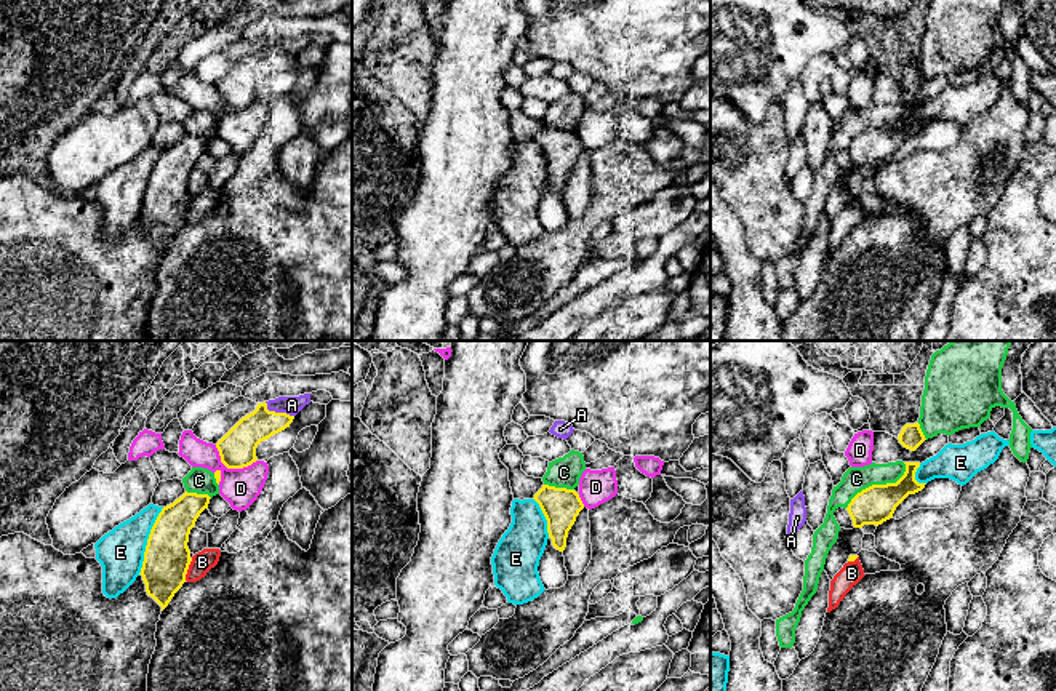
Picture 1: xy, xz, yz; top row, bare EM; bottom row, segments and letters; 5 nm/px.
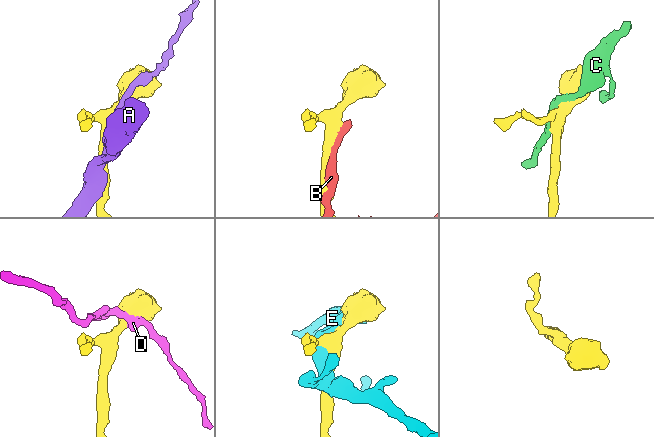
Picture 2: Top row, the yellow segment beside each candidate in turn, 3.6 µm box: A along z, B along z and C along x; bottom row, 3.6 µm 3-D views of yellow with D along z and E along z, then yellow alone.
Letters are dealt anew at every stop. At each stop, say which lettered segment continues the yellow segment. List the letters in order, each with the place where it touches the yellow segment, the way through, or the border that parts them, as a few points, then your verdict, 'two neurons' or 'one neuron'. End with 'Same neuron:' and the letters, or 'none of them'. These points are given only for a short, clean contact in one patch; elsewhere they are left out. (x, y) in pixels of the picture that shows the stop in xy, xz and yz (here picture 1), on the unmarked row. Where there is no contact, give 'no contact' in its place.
A: xy (277, 55) | two neurons
B: xy (188, 210) | two neurons
C: yz (877, 127) | two neurons
D: xy (231, 109) | along xy (215, 87), (220, 101), (228, 109), (247, 109), (256, 103) | two neurons
E: xy (148, 183) | two neurons
Same neuron: none of them

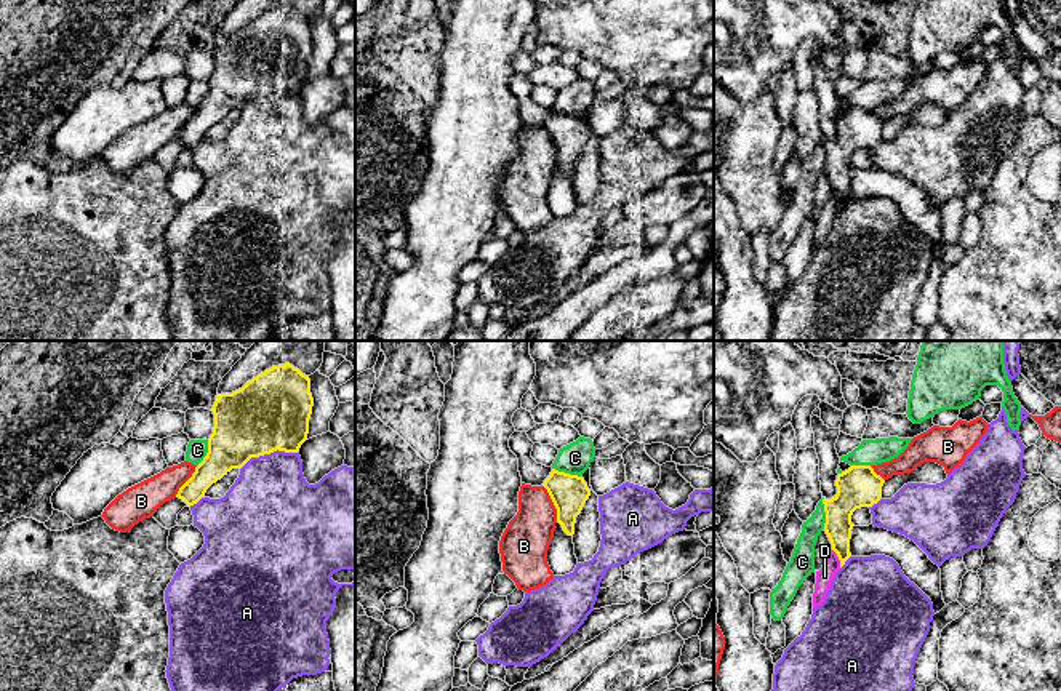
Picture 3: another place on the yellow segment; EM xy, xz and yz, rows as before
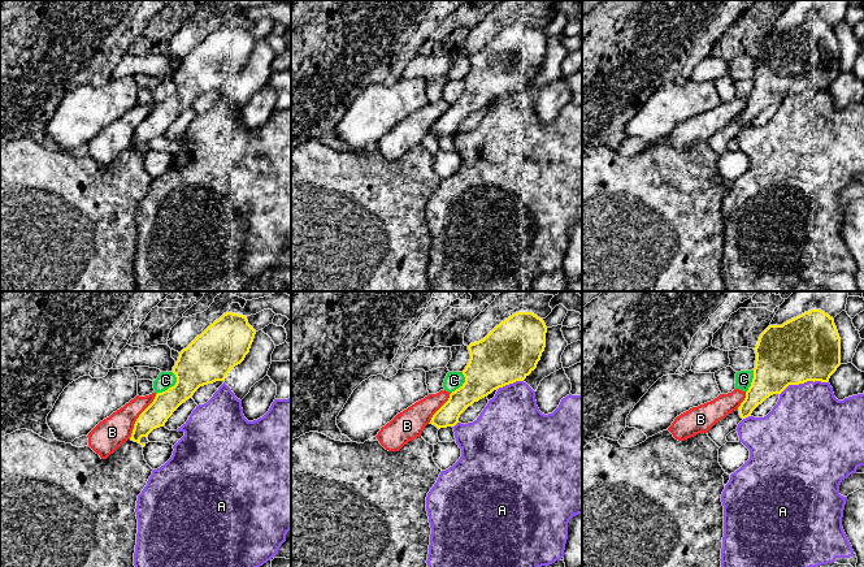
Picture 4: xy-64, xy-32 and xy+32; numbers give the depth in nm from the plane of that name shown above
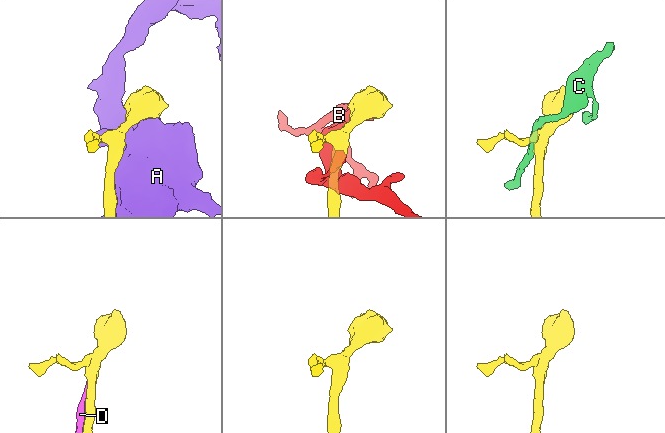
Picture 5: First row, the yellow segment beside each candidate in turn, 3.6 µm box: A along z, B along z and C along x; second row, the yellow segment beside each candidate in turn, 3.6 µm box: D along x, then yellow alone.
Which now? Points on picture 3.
A: xy (268, 95) | two neurons
B: xz (552, 143) | two neurons
C: yz (826, 155) | two neurons
D: yz (839, 200) | two neurons
Same neuron: none of them

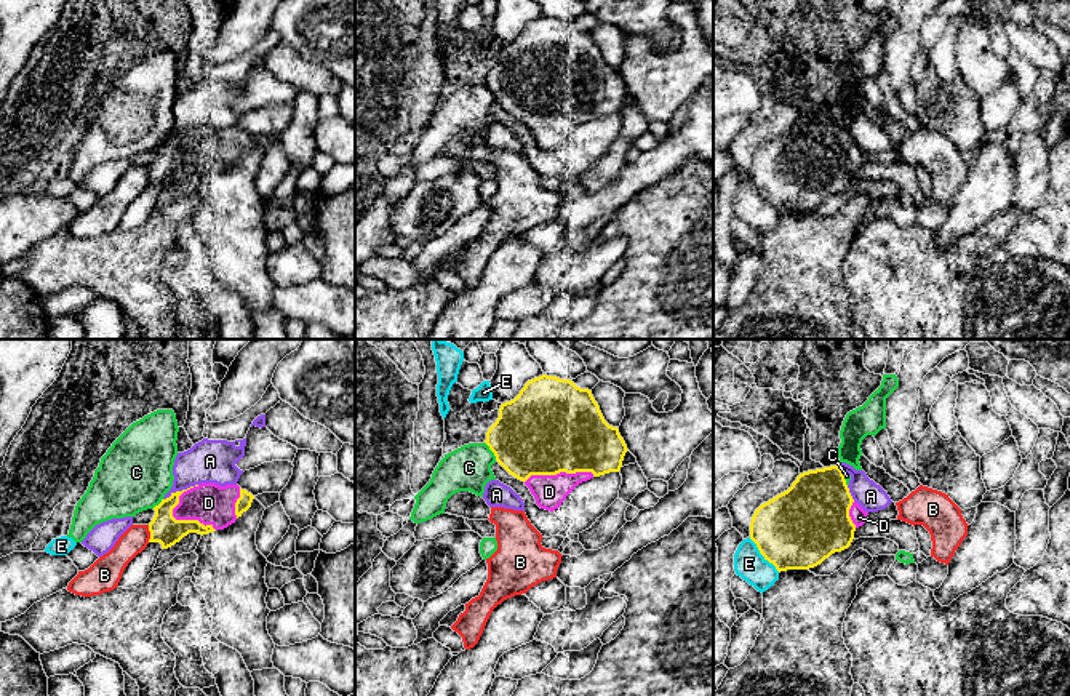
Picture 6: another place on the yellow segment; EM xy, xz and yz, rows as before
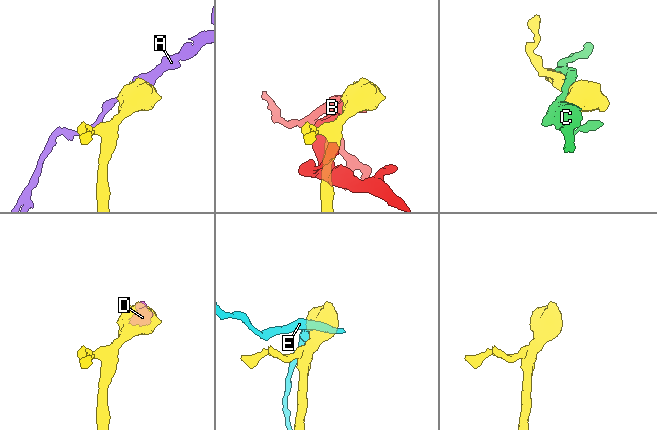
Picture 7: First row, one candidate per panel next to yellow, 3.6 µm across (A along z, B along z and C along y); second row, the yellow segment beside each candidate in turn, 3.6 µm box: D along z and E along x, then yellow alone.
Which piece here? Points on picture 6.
A: xy (179, 133) | two neurons
B: xy (151, 175) | two neurons
C: xz (491, 92) | two neurons
D: xy (181, 162) | across xy (163, 170), (173, 162), (181, 162), (208, 144) | one neuron
E: yz (763, 197) | along yz (749, 180), (779, 213) | two neurons
Same neuron: D

